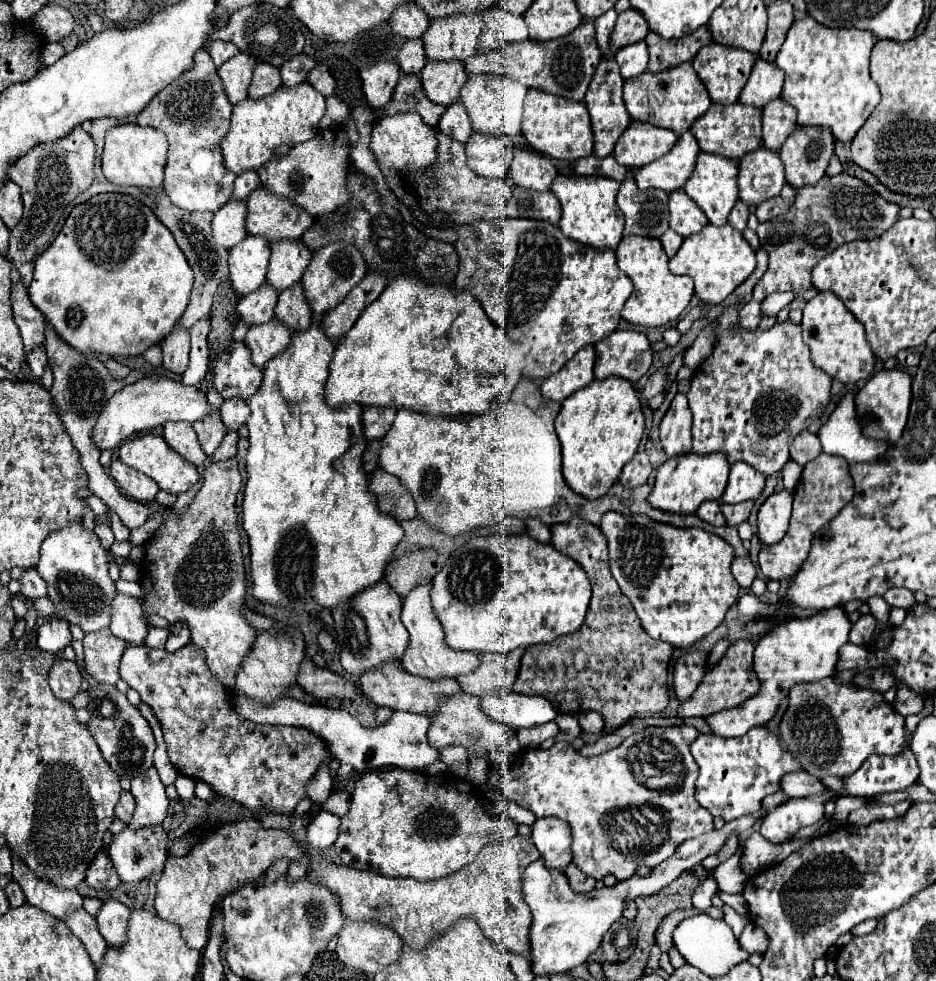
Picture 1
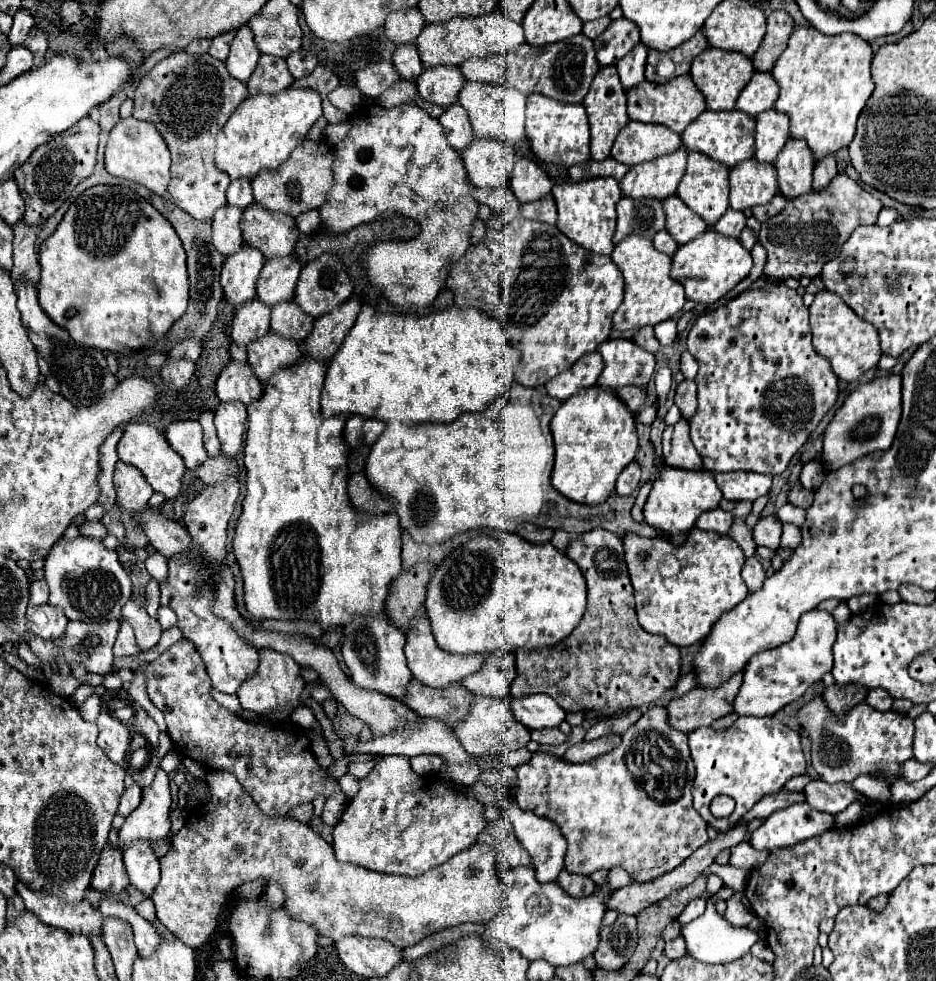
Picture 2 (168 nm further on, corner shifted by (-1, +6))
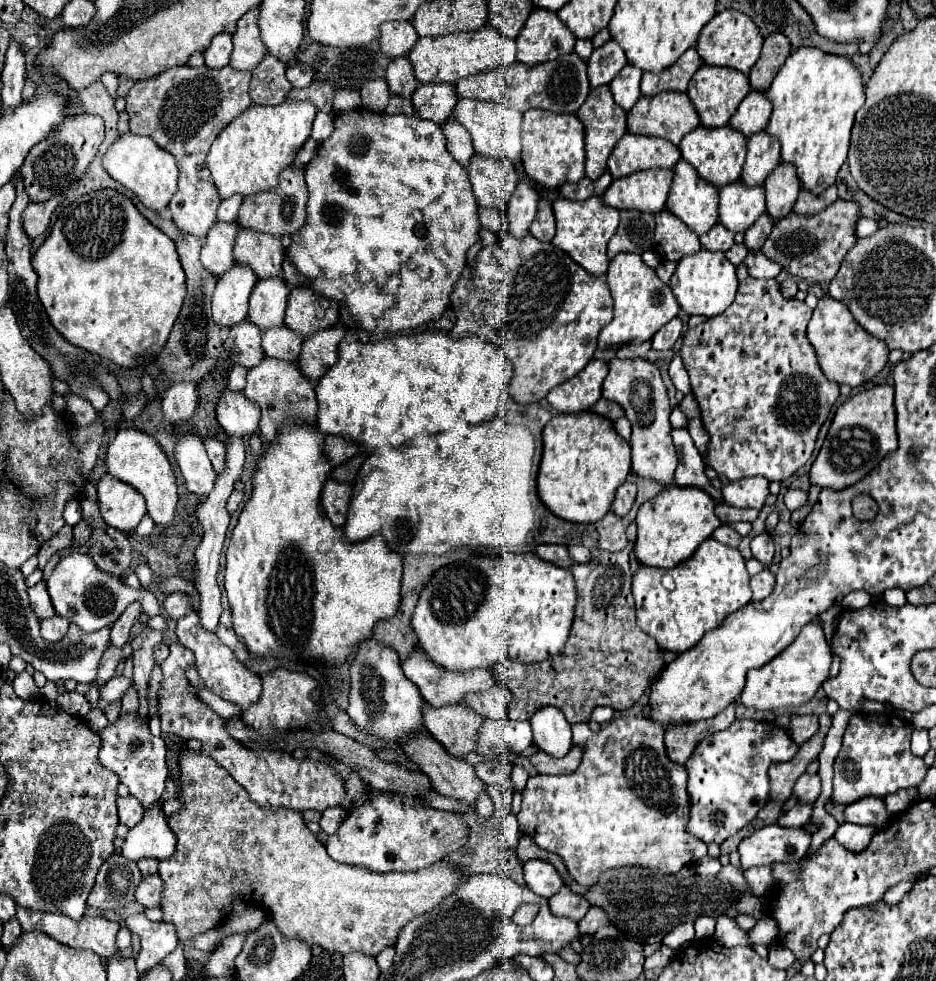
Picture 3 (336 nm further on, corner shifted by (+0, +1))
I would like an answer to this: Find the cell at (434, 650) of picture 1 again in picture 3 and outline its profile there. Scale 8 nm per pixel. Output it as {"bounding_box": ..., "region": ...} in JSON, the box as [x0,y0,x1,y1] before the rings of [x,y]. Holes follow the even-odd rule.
{"bounding_box":[401,648,495,708],"region":[[[415,648],[411,652],[411,656],[405,662],[401,662],[401,668],[403,668],[405,676],[419,688],[421,696],[431,706],[437,706],[437,708],[445,706],[445,704],[457,704],[457,702],[461,702],[465,698],[465,694],[483,692],[483,690],[489,690],[495,684],[495,678],[491,674],[491,670],[475,668],[475,670],[469,670],[469,672],[449,672],[449,670],[433,664],[433,660],[421,648]]]}

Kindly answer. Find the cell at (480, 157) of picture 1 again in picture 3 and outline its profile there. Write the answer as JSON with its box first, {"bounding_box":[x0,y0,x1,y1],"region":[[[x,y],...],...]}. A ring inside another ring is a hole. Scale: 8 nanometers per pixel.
{"bounding_box":[467,156,517,210],"region":[[[473,156],[467,164],[473,194],[479,206],[507,210],[507,204],[517,186],[517,170],[511,160],[493,160],[487,156]]]}

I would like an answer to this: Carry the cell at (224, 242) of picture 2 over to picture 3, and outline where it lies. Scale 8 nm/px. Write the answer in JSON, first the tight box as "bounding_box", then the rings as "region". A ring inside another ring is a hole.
{"bounding_box":[201,222,237,276],"region":[[[215,222],[205,236],[205,244],[201,250],[203,266],[215,276],[225,274],[233,264],[233,244],[237,236],[237,222]]]}

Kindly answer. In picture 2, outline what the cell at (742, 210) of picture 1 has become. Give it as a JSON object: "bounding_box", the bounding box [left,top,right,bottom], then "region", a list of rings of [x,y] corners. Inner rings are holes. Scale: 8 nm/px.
{"bounding_box":[714,209,746,239],"region":[[[728,209],[728,211],[718,219],[718,223],[714,225],[714,231],[718,231],[718,233],[724,235],[724,237],[736,237],[736,239],[738,239],[744,227],[746,227],[746,217],[744,217],[744,213],[742,213],[742,211],[732,211],[732,209]]]}

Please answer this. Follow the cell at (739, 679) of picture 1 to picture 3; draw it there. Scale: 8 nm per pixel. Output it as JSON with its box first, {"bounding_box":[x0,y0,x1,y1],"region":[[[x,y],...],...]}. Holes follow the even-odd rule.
{"bounding_box":[665,702,737,764],"region":[[[731,702],[723,712],[719,712],[715,718],[699,720],[699,722],[681,722],[673,724],[665,730],[665,744],[667,752],[673,762],[685,764],[695,746],[705,738],[719,730],[729,728],[735,722],[735,706],[737,702]]]}

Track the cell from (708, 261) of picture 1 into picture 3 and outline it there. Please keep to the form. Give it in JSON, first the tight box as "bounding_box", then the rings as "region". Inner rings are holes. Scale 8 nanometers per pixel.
{"bounding_box":[669,248,739,318],"region":[[[703,248],[697,254],[689,254],[677,262],[677,268],[669,280],[669,286],[679,306],[687,314],[701,314],[711,318],[725,312],[725,308],[735,300],[739,280],[737,280],[735,266],[725,256],[725,252],[709,252]]]}

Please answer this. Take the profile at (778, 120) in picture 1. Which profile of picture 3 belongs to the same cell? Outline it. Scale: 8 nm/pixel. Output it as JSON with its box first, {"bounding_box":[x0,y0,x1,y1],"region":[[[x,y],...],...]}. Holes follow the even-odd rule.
{"bounding_box":[741,132,781,186],"region":[[[757,132],[747,140],[747,160],[743,166],[741,182],[747,186],[761,186],[769,172],[781,162],[777,138],[767,132]]]}

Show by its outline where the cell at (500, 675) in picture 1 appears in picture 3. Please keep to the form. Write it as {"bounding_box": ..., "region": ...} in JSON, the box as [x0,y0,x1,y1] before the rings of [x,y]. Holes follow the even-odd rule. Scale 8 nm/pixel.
{"bounding_box":[465,684,511,720],"region":[[[495,684],[493,688],[489,688],[485,692],[475,692],[475,694],[465,696],[465,704],[471,710],[481,714],[483,718],[493,718],[493,720],[509,718],[509,714],[507,714],[509,702],[511,702],[509,690],[501,684]]]}

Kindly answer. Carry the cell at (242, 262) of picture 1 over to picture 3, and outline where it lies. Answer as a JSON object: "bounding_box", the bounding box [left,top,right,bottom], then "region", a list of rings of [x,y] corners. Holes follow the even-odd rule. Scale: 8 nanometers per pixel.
{"bounding_box":[213,264,257,326],"region":[[[235,264],[217,280],[213,294],[213,320],[219,326],[233,326],[247,318],[249,294],[257,282],[253,270],[245,264]]]}

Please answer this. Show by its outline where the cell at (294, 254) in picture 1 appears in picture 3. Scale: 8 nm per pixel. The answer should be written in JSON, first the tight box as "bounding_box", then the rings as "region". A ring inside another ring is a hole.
{"bounding_box":[249,276,289,330],"region":[[[283,276],[257,280],[251,298],[249,298],[249,318],[263,330],[283,324],[285,308],[287,308],[289,286]]]}

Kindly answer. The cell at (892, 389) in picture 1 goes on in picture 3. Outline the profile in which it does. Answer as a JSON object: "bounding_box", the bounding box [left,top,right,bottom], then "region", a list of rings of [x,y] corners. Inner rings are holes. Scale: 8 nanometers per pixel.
{"bounding_box":[811,384,897,490],"region":[[[883,384],[851,396],[837,408],[823,448],[811,466],[811,484],[817,484],[821,488],[829,486],[835,490],[847,488],[849,484],[855,484],[867,476],[869,470],[883,460],[883,456],[897,448],[893,394],[893,386]]]}

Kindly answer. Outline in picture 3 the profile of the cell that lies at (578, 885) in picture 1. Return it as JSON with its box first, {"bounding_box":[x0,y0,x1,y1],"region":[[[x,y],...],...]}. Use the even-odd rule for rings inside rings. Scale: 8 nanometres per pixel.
{"bounding_box":[549,884,591,922],"region":[[[563,884],[561,890],[549,898],[549,906],[551,906],[551,912],[555,916],[567,916],[567,918],[577,920],[577,922],[591,908],[591,904],[581,894],[575,894],[567,884]]]}

